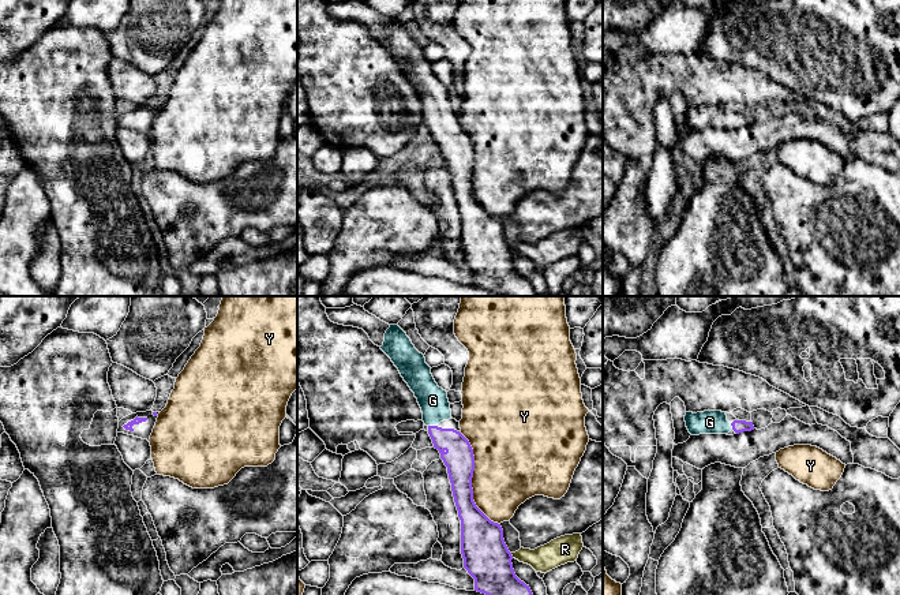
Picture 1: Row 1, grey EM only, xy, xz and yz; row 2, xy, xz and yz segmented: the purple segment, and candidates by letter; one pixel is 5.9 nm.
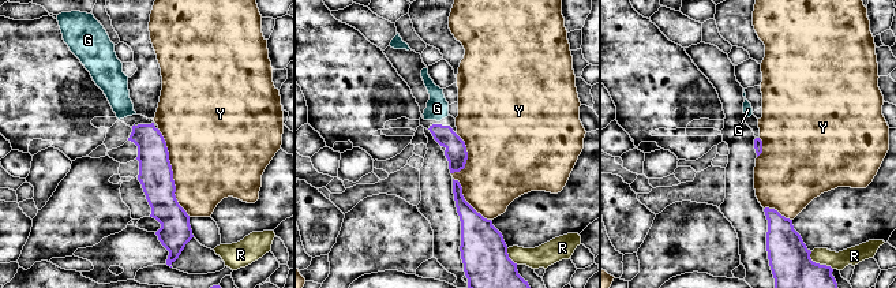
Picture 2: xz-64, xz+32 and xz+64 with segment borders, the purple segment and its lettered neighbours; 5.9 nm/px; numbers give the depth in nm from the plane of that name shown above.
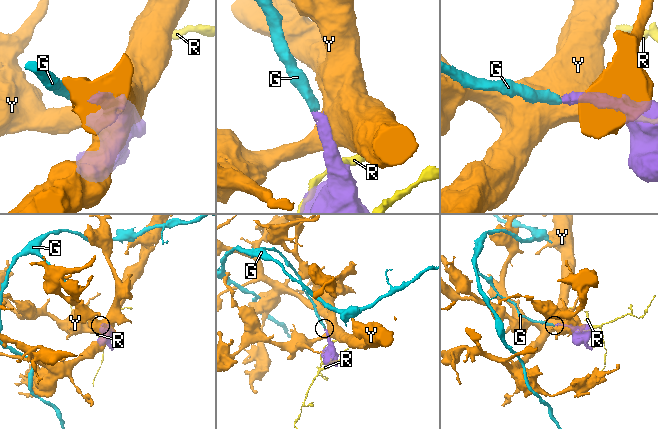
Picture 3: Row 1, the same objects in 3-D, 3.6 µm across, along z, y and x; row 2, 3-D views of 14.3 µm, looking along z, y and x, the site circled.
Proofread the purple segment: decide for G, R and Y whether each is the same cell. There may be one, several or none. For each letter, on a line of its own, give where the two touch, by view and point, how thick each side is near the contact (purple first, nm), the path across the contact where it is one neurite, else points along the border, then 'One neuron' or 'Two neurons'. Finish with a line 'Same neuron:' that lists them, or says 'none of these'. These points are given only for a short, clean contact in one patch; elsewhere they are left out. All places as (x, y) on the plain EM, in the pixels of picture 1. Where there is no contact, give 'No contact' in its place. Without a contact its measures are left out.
G: Touches purple at xz (432, 120). Thickness 180 nm (purple) against 170 nm. Path across: xz (458, 152), (458, 148), (432, 120), (432, 94). One neuron
R: Touches purple at xz (512, 250). Thickness 280 nm (purple) against 160 nm. Two neurons
Y: Touches purple at xz (471, 175). Thickness 180 nm (purple) against 440 nm. Two neurons
Same neuron: G

